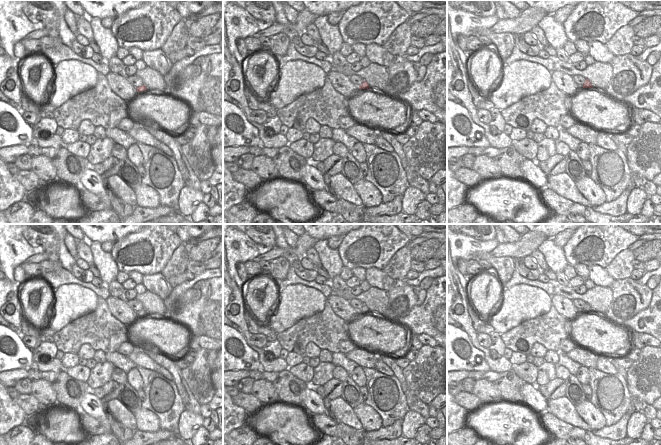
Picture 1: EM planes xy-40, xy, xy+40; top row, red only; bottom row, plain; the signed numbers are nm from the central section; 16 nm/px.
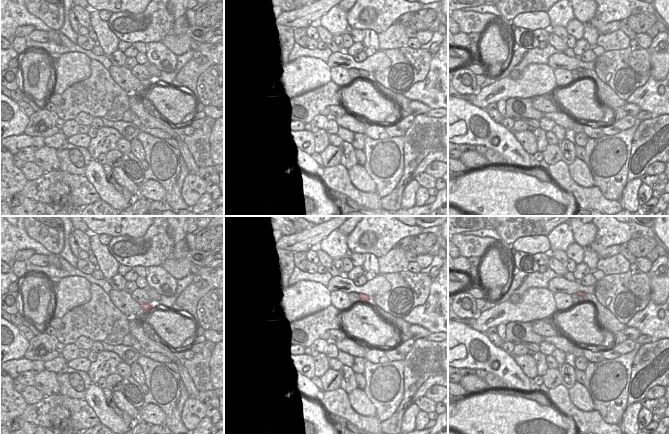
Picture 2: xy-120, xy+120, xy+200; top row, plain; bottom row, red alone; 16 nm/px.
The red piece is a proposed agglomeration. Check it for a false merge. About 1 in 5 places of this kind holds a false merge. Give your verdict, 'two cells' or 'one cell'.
one cell

